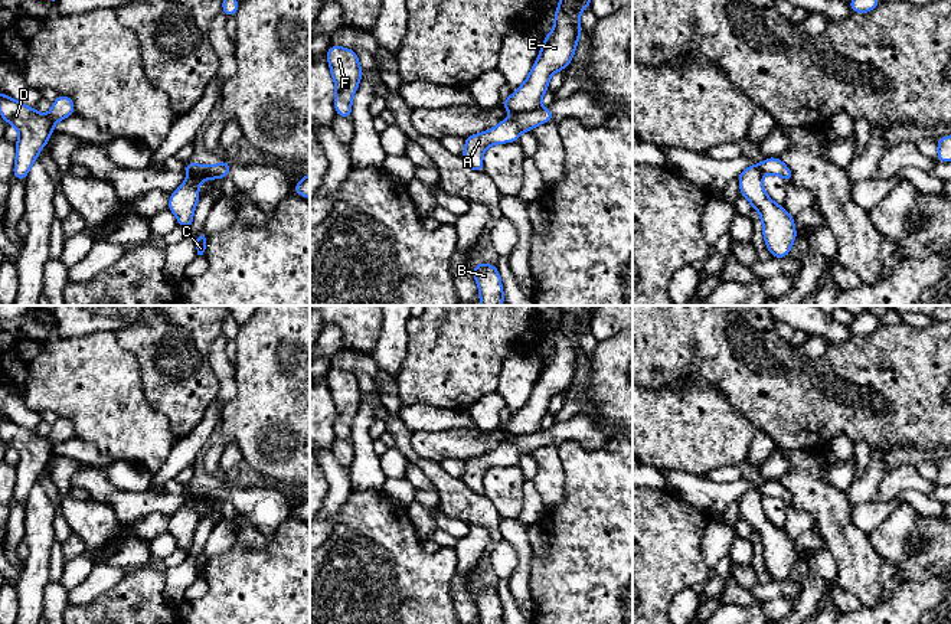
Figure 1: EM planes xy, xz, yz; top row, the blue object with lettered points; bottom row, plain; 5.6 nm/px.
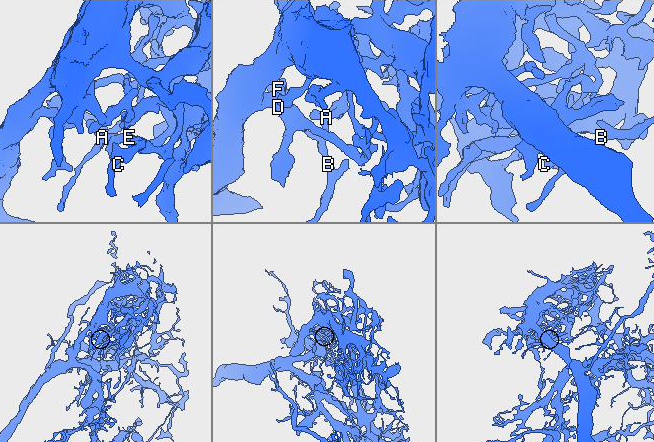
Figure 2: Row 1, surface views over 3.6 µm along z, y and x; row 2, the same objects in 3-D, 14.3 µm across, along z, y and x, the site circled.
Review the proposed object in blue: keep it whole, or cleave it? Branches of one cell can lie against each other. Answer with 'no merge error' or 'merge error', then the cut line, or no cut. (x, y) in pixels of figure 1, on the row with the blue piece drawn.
merge error; cut in xz along (538, 105), (512, 113)

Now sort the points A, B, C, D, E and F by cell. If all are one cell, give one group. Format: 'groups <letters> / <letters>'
groups A B / C D E F

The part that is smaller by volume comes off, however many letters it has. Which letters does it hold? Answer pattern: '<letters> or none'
A, B

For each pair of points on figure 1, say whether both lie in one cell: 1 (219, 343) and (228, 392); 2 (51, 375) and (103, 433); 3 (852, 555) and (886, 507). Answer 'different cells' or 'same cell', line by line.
1: same cell
2: same cell
3: different cells

